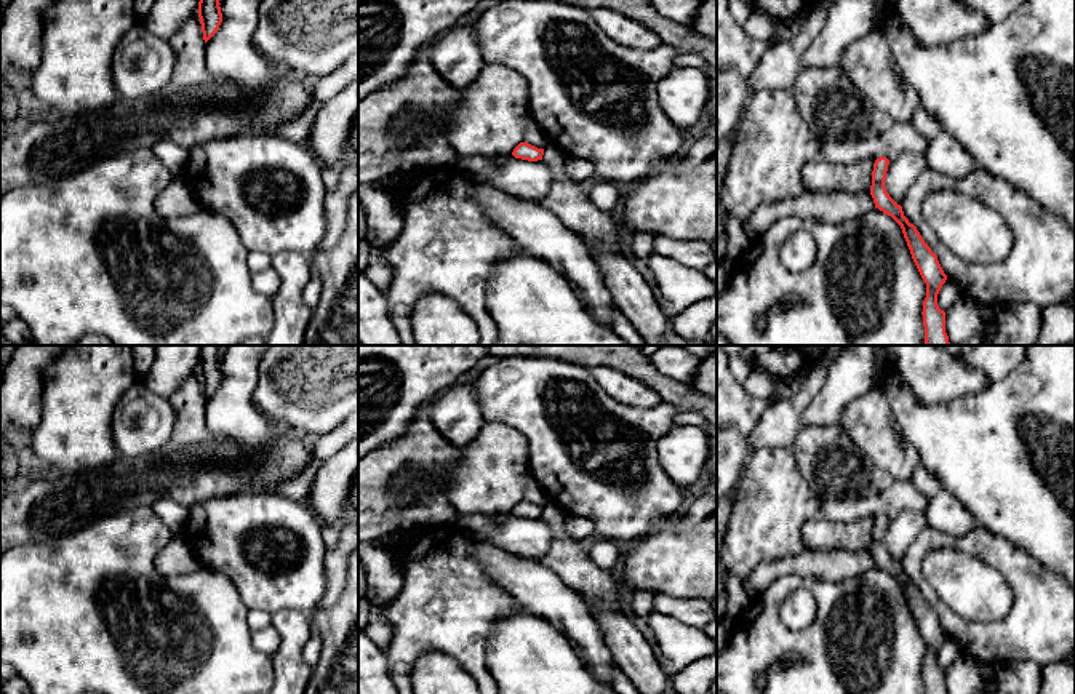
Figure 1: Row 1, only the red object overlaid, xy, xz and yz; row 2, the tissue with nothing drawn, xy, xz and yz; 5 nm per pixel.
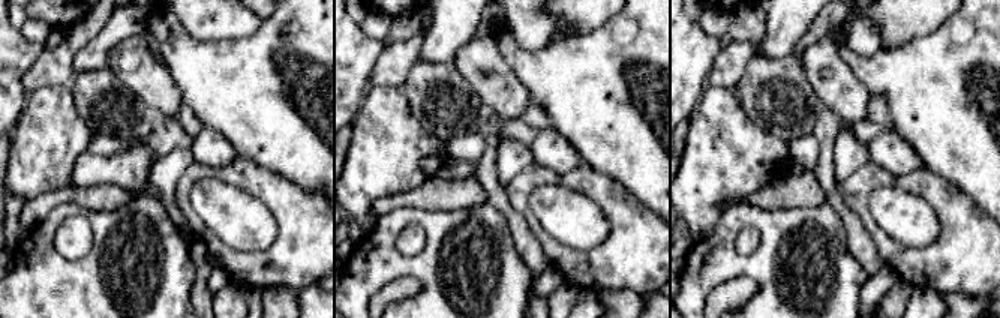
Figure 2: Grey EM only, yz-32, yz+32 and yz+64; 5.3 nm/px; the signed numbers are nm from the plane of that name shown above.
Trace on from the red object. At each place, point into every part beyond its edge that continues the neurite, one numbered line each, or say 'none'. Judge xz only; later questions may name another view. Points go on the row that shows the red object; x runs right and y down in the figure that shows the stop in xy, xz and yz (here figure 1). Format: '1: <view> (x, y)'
none

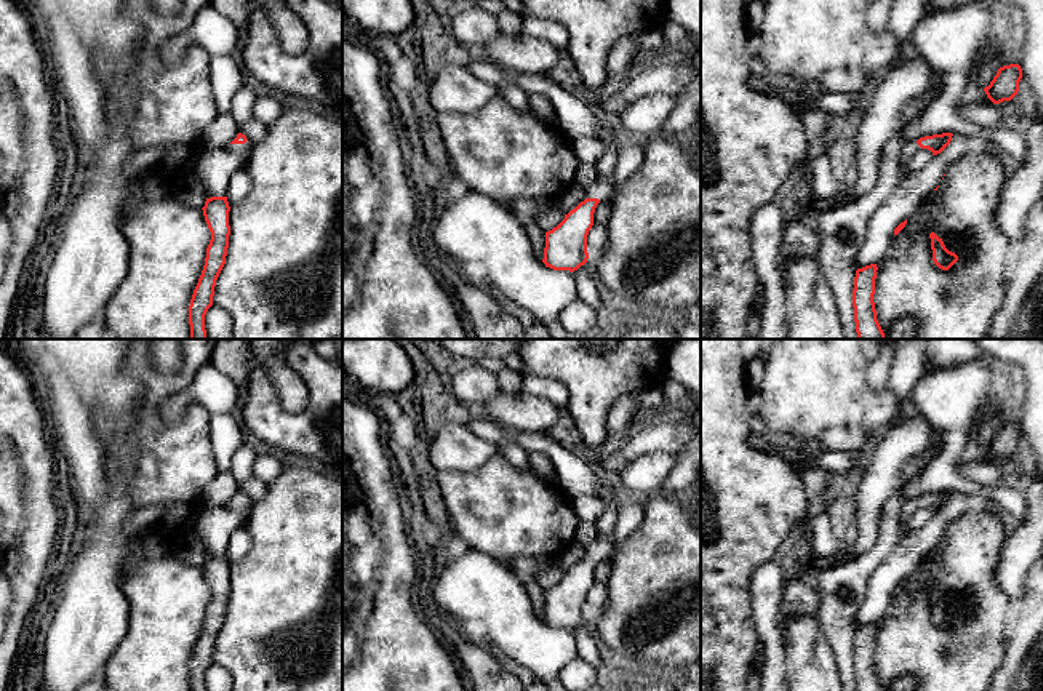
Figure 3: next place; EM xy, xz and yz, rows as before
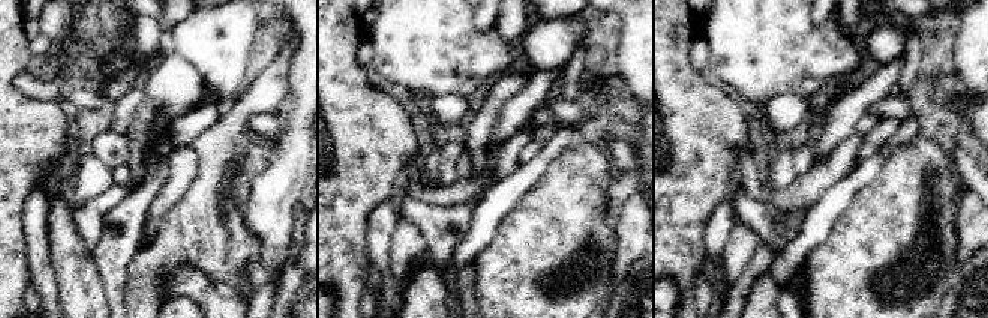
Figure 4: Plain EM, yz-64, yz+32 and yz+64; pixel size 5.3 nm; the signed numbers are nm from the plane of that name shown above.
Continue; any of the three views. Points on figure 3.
1: xy (247, 147)

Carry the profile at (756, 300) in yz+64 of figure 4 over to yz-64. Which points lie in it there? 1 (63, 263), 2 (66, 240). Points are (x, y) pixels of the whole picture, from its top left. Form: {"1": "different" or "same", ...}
{"1": "same", "2": "same"}

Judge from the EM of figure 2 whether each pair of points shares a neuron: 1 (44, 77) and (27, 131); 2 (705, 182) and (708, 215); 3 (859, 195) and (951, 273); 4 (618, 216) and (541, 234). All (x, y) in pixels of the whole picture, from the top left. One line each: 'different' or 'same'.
1: different
2: same
3: same
4: same

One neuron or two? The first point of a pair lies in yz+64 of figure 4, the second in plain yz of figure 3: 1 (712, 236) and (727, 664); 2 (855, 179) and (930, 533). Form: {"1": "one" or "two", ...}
{"1": "two", "2": "one"}

